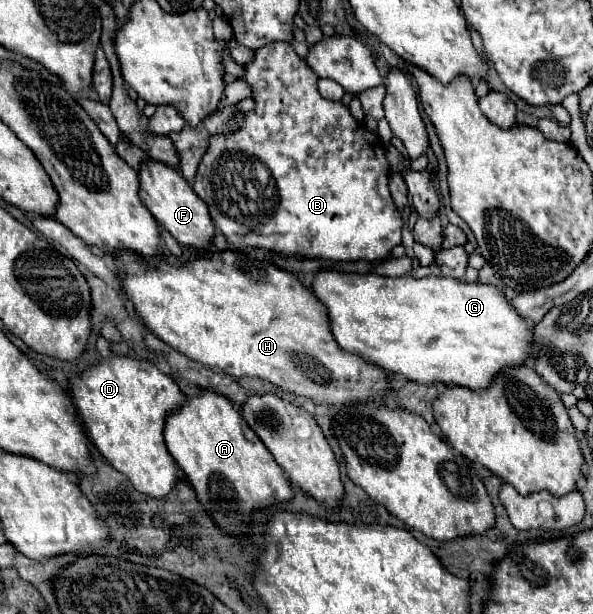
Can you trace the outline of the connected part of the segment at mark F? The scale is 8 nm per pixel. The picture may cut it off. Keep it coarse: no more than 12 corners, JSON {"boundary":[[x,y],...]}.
{"boundary":[[139,166],[139,198],[179,242],[207,250],[215,226],[181,172]]}

